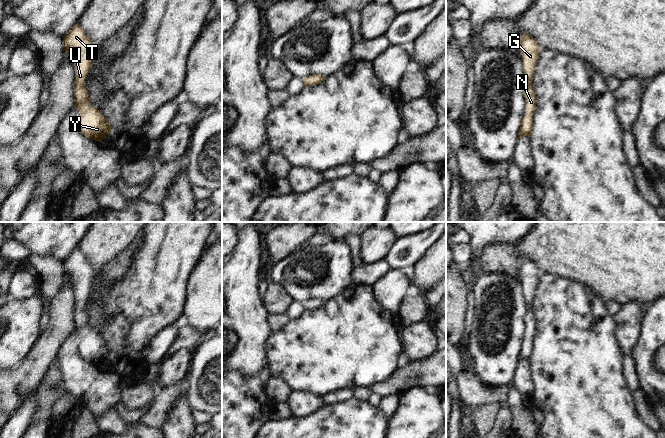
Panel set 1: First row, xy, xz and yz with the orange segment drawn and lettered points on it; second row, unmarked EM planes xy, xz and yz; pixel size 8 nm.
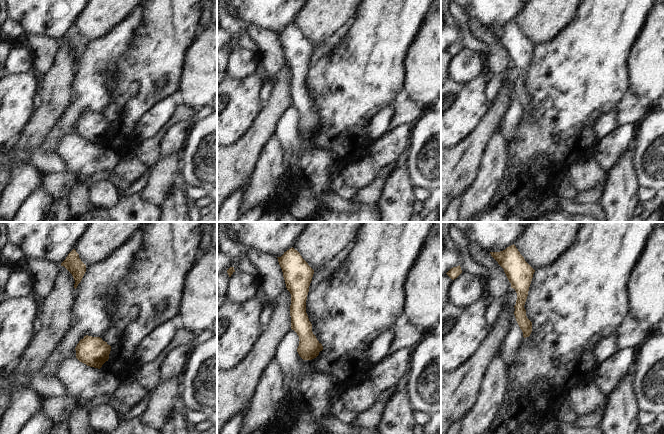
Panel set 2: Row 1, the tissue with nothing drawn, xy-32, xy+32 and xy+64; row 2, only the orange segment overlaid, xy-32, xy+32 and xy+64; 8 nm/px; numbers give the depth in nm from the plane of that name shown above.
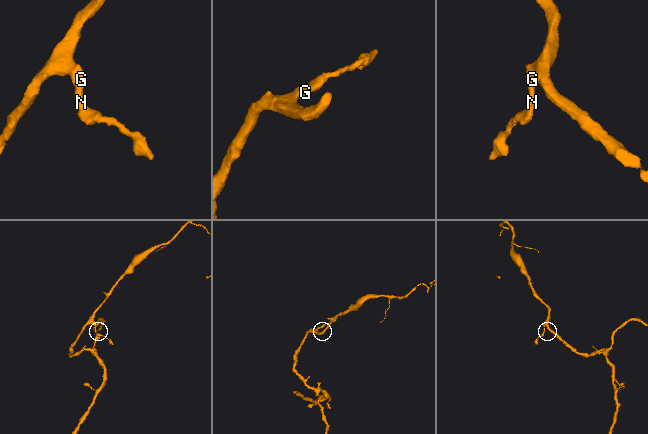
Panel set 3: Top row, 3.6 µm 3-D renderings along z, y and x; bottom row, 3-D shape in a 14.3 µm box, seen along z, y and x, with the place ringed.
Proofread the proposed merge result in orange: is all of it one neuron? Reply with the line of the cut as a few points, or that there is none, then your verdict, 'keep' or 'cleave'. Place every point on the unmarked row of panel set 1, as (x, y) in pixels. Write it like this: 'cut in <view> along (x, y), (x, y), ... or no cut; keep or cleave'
no cut; keep

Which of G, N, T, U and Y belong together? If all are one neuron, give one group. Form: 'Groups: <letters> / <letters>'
Groups: G N T U Y

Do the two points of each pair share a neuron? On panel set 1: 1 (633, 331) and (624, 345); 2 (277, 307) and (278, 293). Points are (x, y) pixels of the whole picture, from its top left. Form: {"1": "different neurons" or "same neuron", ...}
{"1": "same neuron", "2": "same neuron"}

